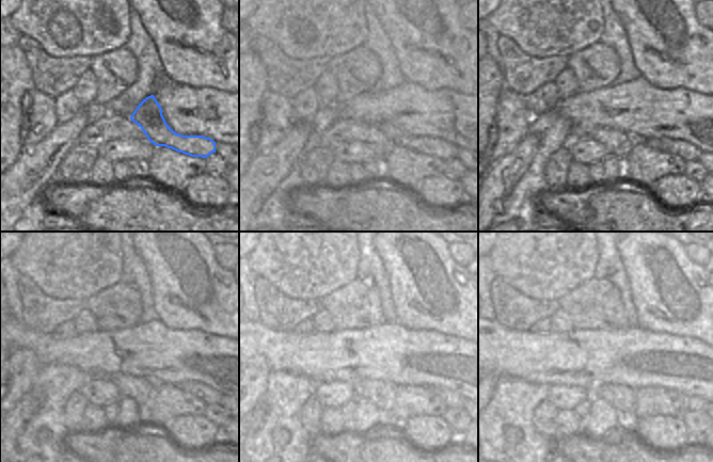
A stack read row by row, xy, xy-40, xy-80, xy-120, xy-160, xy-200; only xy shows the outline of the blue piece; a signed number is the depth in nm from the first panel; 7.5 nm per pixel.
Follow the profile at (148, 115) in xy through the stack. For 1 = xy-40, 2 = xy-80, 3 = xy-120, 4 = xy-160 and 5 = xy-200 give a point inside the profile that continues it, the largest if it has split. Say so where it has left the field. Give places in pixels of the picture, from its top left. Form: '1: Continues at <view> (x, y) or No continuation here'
1: Continues at xy-40 (433, 146)
2: Continues at xy-80 (685, 150)
3: Continues at xy-120 (209, 396)
4: Continues at xy-160 (453, 400)
5: Continues at xy-200 (694, 403)

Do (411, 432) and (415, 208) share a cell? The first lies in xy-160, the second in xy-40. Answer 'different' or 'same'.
different

